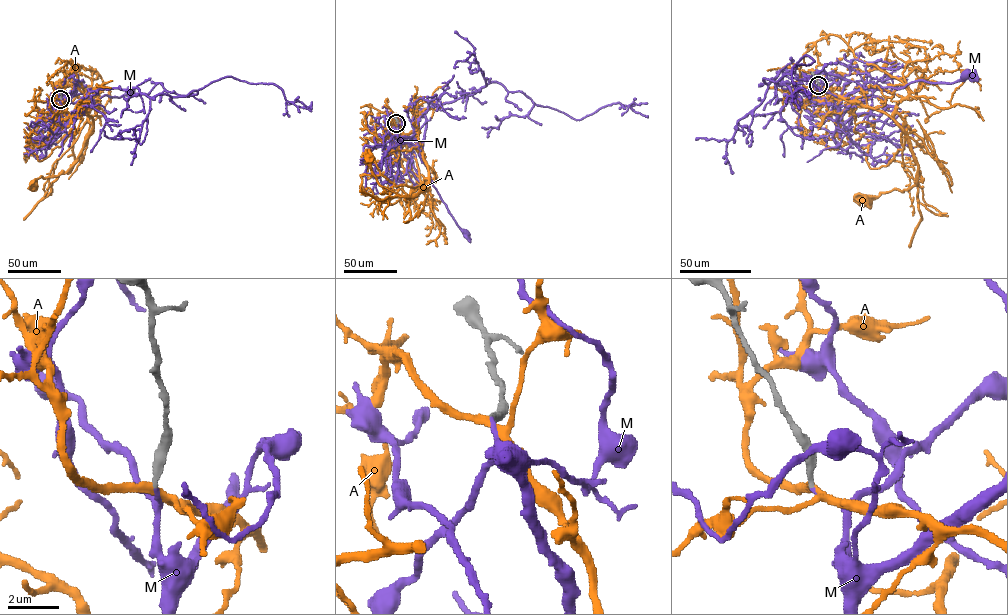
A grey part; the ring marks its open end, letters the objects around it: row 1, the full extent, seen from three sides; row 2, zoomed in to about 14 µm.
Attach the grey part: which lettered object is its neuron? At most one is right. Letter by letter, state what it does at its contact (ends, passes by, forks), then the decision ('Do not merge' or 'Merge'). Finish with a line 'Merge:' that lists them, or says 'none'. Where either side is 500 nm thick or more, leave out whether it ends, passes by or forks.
A: It passes by. Do not merge
M: It ends there. Merge
Merge: M

